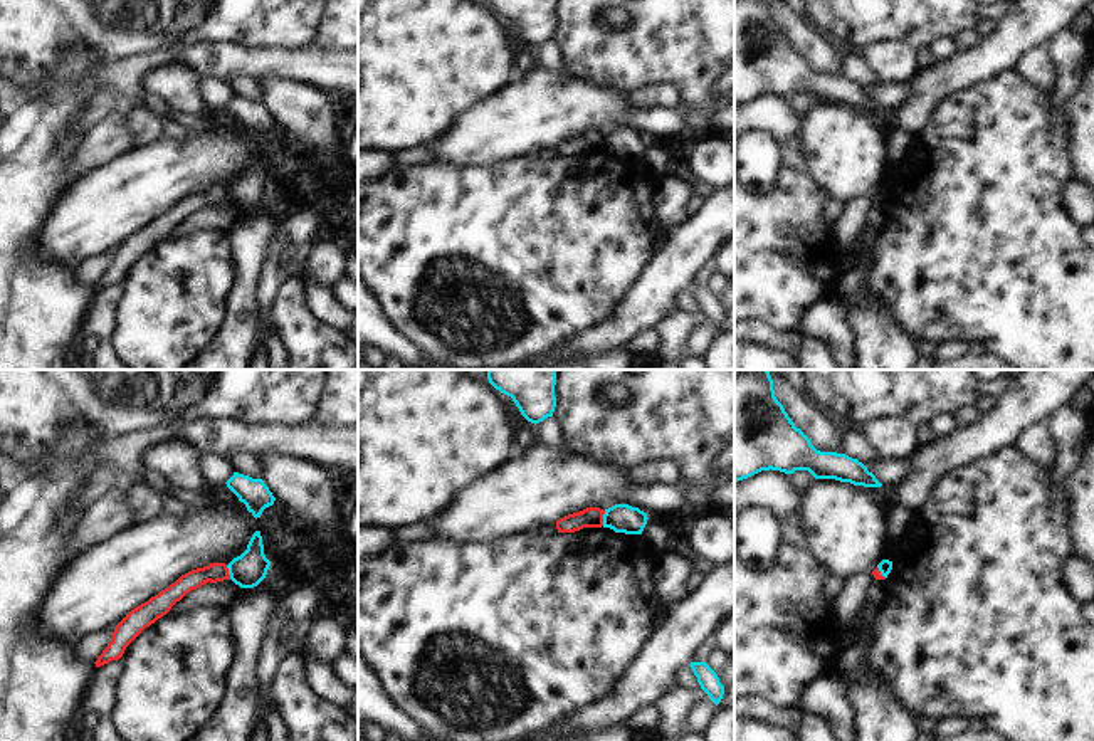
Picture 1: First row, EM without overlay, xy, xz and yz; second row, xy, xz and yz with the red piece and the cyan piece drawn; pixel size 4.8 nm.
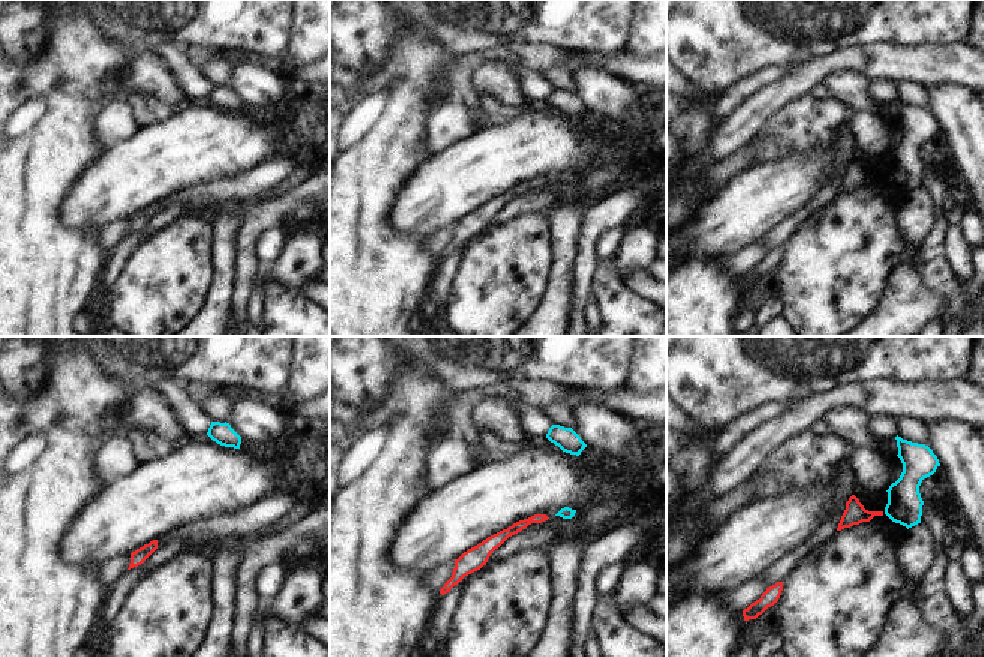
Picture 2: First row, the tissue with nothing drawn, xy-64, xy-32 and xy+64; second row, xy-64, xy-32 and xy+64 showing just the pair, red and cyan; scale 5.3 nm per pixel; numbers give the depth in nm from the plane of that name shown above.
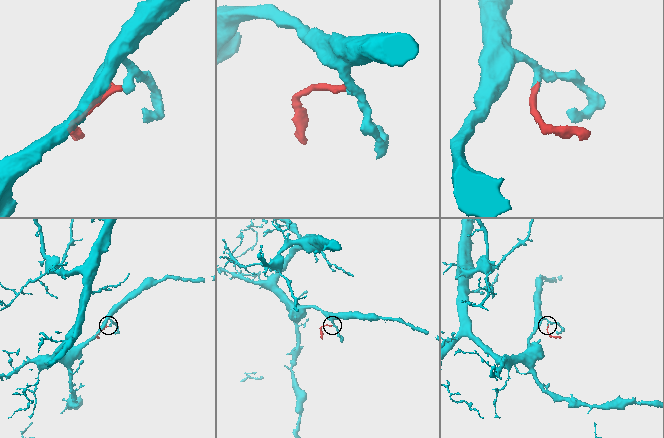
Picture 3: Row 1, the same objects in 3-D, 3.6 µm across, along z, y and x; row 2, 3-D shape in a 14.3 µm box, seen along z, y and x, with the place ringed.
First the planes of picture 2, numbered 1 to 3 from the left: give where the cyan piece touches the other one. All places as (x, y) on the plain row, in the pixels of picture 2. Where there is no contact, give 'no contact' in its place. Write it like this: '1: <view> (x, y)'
1: no contact
2: no contact
3: no contact

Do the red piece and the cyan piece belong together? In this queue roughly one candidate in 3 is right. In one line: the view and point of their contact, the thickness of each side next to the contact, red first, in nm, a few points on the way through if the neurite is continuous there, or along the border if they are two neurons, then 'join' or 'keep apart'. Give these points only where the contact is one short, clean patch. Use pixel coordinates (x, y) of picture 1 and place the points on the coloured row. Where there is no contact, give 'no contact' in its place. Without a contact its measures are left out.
xy (227, 572) | 100/160 nm | keep apart

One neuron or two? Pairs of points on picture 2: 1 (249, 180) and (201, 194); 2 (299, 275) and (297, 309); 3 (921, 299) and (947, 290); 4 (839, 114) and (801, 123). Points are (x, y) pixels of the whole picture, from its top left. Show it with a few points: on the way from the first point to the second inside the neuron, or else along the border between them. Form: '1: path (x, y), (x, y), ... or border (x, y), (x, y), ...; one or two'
1: path (237, 192), (213, 194); one
2: border (269, 269), (269, 276), (279, 285), (303, 293); two
3: border (918, 272), (921, 279), (942, 300), (939, 318); two
4: path (830, 117), (825, 122), (810, 123); one

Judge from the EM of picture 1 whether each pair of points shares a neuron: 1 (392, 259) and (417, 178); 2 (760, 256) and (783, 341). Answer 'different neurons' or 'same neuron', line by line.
1: same neuron
2: different neurons

